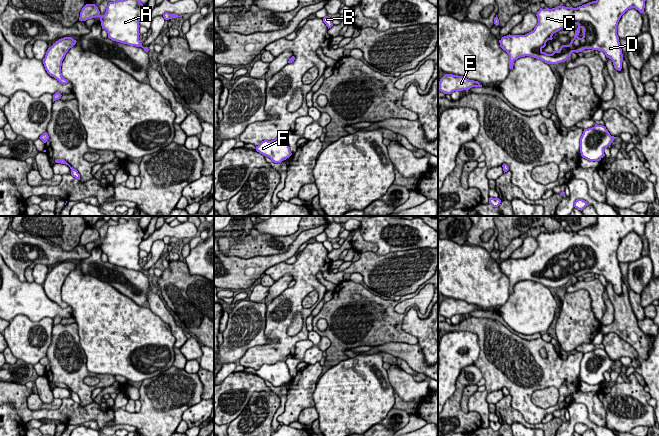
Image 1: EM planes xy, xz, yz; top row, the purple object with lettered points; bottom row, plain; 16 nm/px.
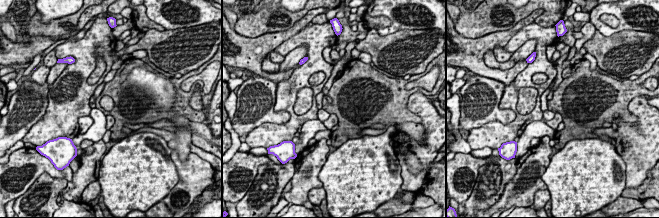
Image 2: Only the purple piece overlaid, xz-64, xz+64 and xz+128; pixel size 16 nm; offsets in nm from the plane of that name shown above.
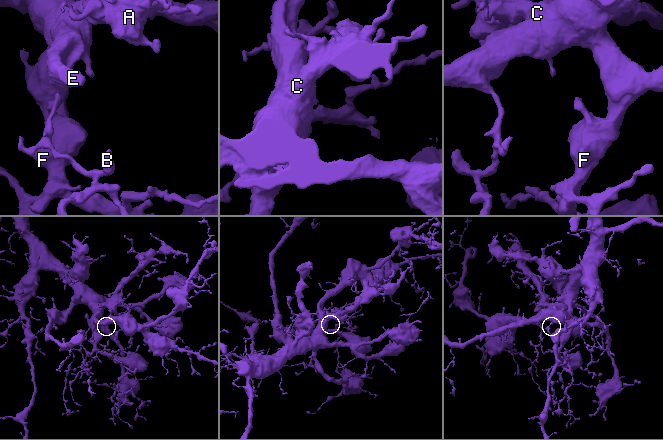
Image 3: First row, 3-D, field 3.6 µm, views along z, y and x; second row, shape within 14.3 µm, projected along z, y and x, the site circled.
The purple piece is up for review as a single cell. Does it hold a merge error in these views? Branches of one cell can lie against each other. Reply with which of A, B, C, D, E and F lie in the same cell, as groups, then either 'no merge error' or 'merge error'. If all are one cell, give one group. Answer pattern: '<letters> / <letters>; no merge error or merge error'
A B C D E F; no merge error

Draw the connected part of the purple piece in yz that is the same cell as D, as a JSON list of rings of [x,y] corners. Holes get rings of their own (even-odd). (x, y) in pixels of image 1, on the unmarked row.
[[[596,216],[597,223],[577,232],[558,230],[552,233],[545,232],[537,236],[538,247],[534,254],[525,259],[507,259],[499,264],[500,271],[509,279],[509,292],[513,293],[514,285],[520,281],[530,280],[540,283],[547,288],[558,288],[566,285],[573,276],[582,276],[585,273],[603,275],[607,282],[611,283],[614,292],[622,293],[623,278],[617,249],[621,240],[631,232],[644,237],[645,225],[651,216]],[[570,248],[577,248],[574,262],[569,269],[562,269],[558,275],[547,278],[542,275],[548,264],[552,264],[554,257],[567,252]]]

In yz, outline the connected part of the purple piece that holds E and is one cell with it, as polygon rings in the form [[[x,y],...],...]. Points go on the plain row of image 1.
[[[445,298],[439,305],[438,314],[444,318],[451,318],[454,315],[468,315],[472,311],[482,311],[482,309],[463,300]]]

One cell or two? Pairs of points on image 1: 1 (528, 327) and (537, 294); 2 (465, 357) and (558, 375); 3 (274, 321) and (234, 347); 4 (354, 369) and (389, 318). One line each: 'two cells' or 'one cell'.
1: one cell
2: two cells
3: two cells
4: two cells

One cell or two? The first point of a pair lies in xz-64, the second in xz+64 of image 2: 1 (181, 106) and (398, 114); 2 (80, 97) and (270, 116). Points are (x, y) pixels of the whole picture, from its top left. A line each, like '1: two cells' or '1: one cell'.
1: one cell
2: two cells

